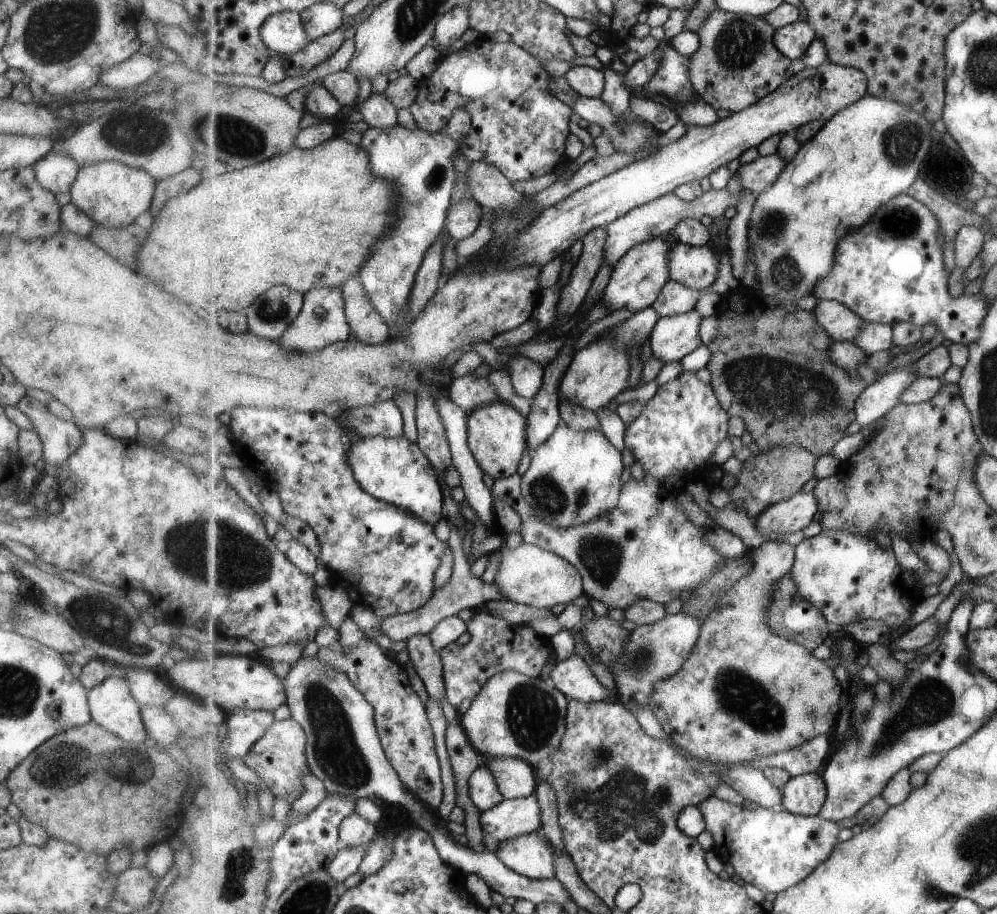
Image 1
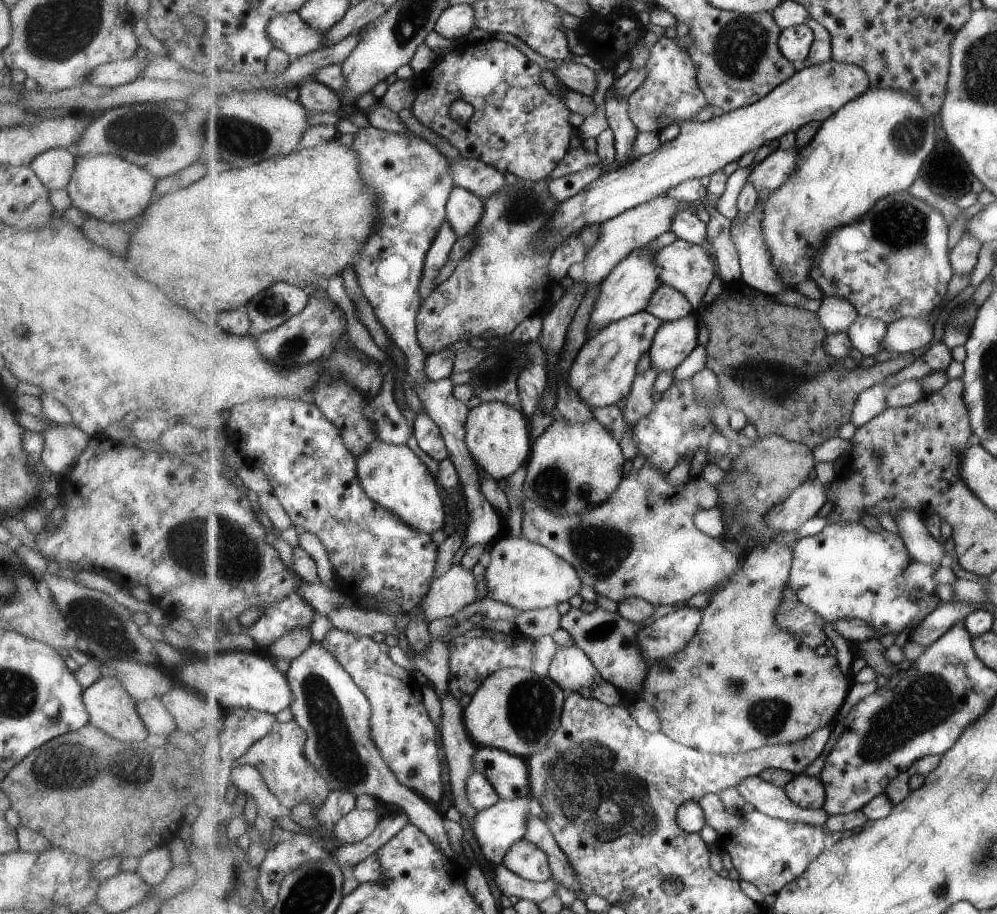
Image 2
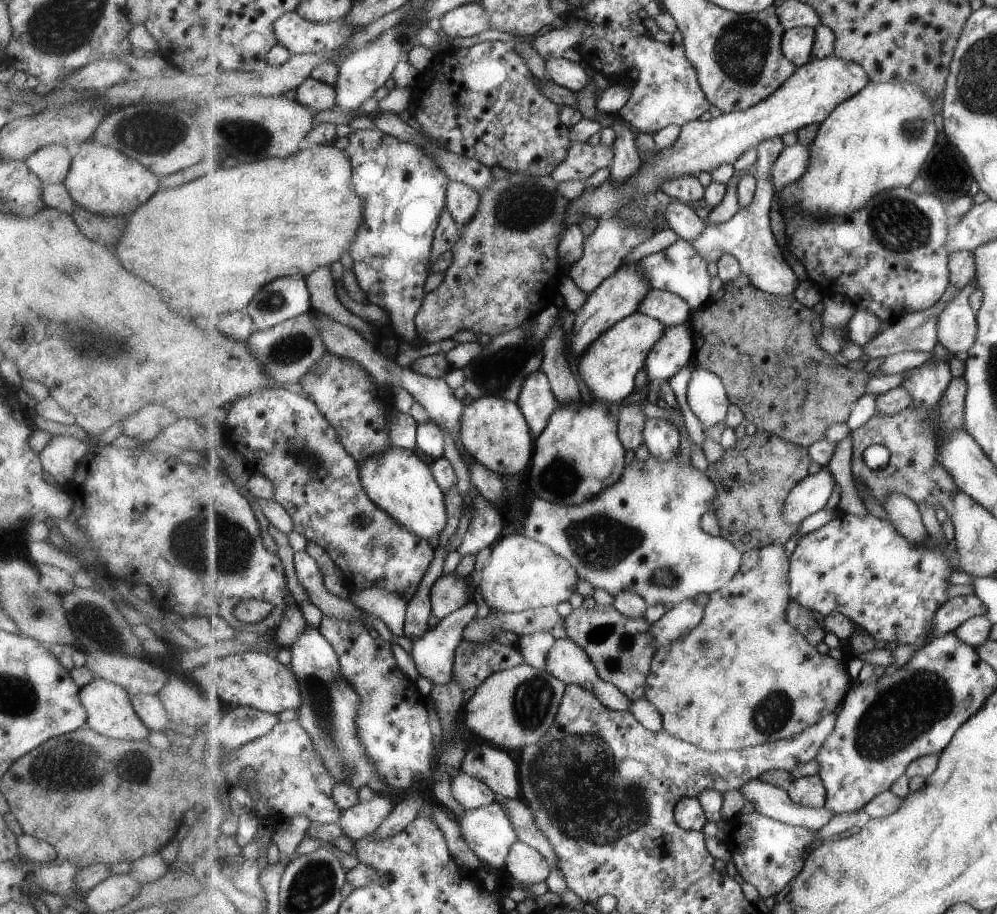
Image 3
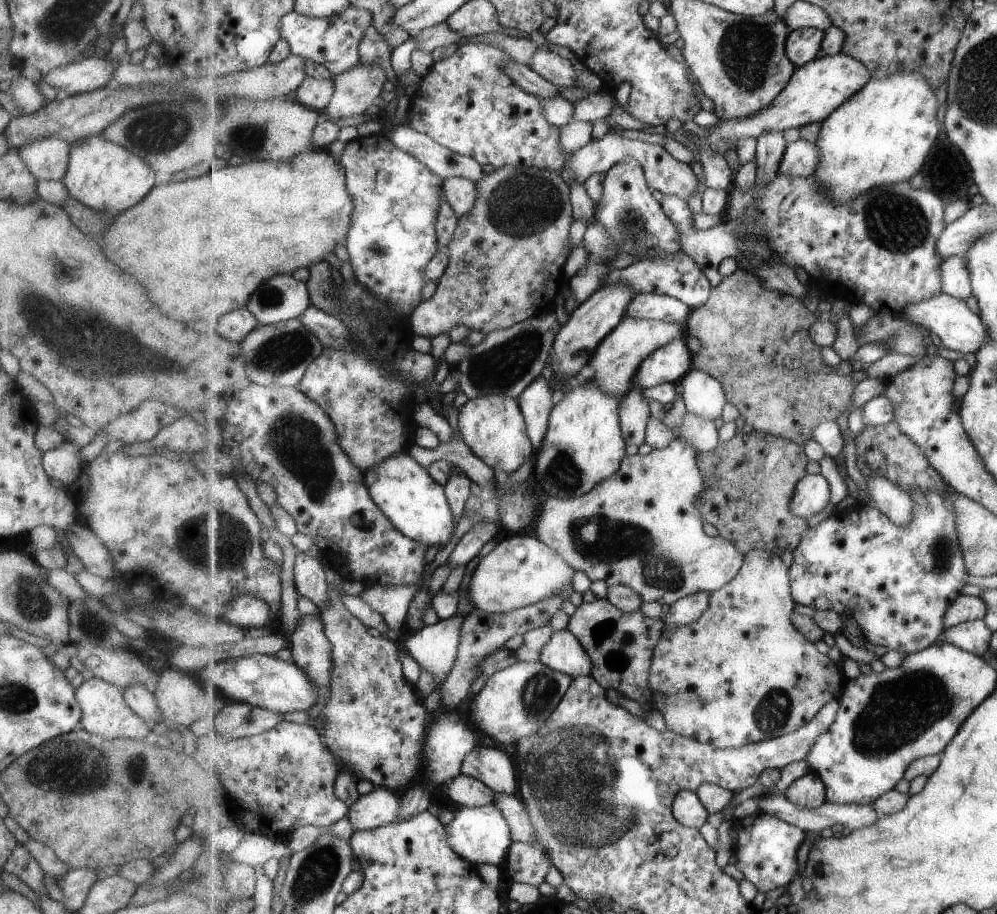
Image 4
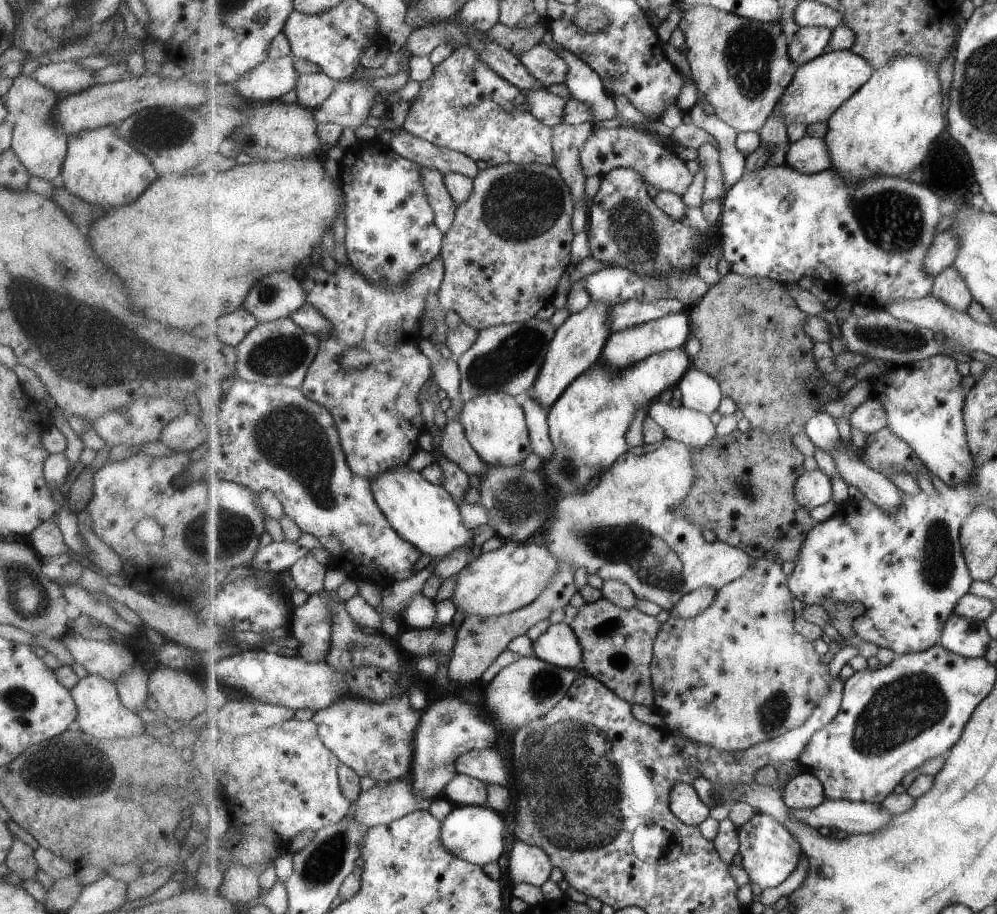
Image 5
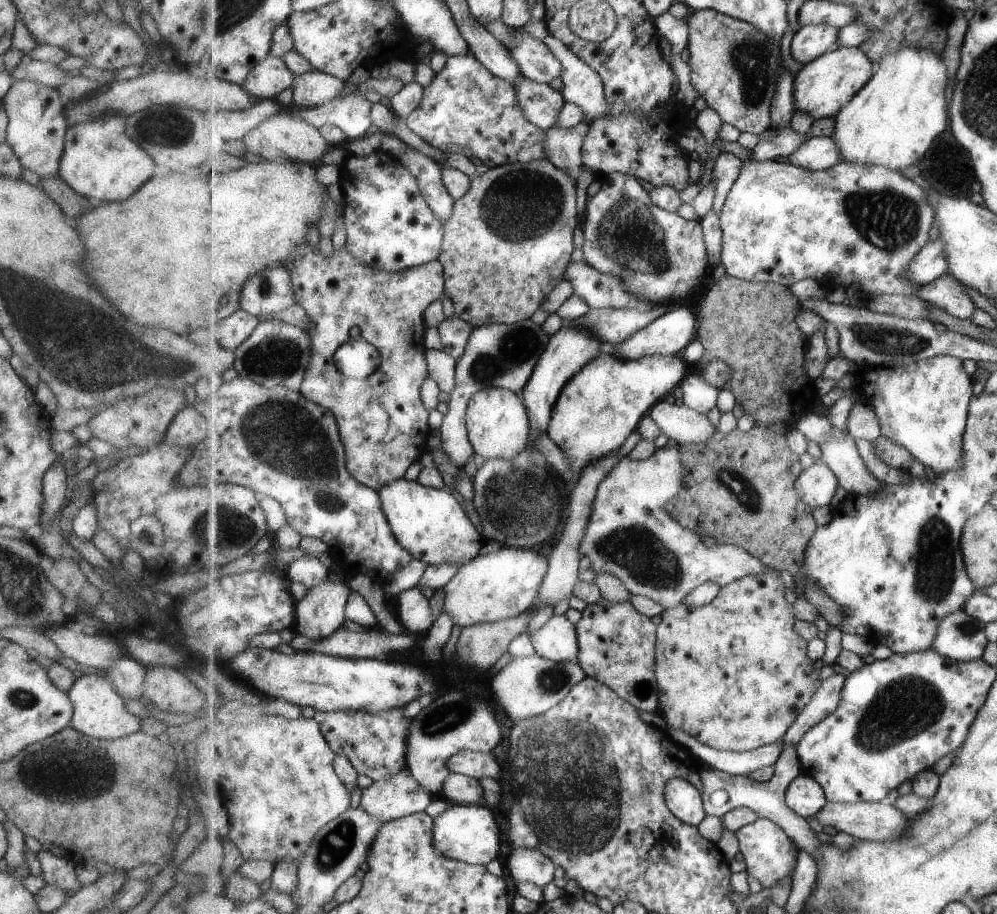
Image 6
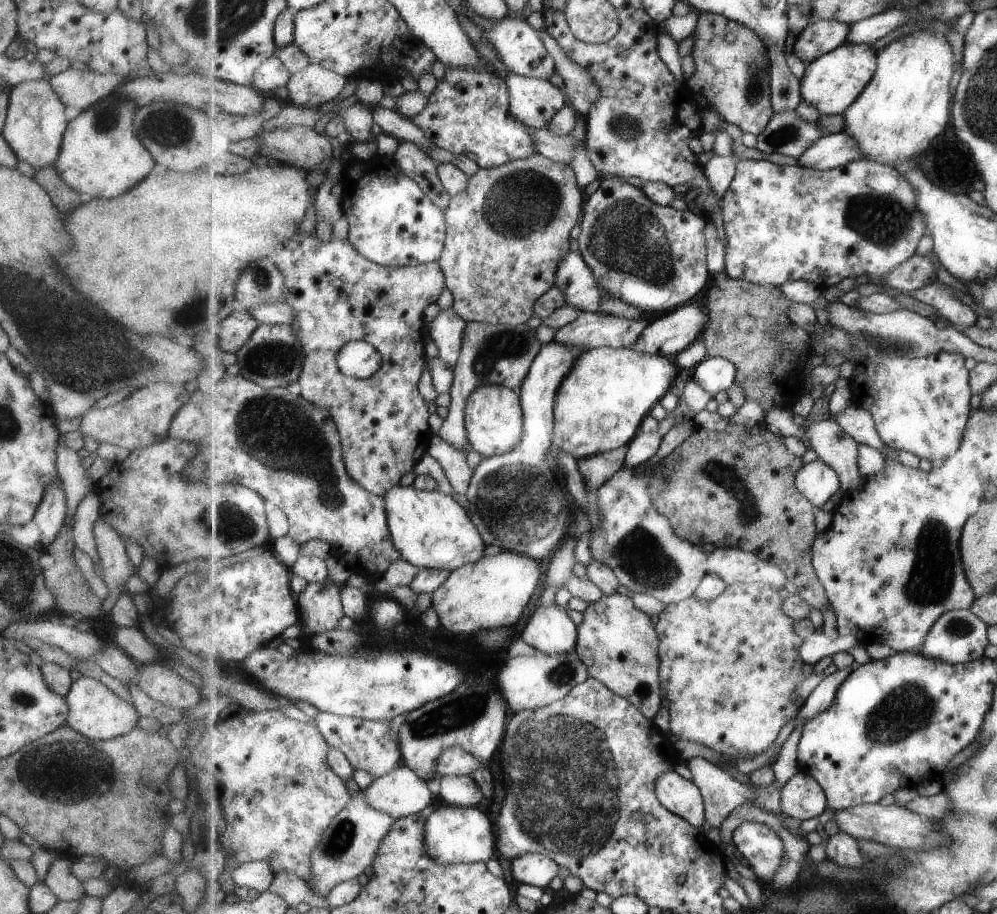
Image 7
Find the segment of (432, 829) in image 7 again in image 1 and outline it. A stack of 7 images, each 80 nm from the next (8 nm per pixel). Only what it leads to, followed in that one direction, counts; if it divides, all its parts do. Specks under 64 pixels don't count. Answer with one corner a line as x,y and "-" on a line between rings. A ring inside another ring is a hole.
535,793
529,797
504,799
494,808
483,811
480,820
484,848
497,854
503,842
540,829
541,806

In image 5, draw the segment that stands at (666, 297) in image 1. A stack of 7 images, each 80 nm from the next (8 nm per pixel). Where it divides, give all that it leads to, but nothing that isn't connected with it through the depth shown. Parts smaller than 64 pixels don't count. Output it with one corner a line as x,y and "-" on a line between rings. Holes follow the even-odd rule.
629,299
617,306
612,306
612,332
617,332
630,326
640,325
664,316
687,311
686,304
677,299
661,299
653,302
639,299

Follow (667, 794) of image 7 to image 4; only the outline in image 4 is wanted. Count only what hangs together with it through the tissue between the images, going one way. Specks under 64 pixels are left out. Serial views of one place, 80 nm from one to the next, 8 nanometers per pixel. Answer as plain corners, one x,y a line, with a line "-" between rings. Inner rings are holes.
681,791
674,800
675,818
686,827
703,828
709,814
696,792

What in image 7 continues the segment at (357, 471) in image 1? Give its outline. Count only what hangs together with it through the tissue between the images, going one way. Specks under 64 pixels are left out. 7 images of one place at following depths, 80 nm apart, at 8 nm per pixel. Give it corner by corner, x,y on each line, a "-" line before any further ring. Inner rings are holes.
413,484
394,486
385,496
388,525
402,558
415,566
453,572
463,565
481,560
486,542
471,520
467,509
453,496
441,491
422,491

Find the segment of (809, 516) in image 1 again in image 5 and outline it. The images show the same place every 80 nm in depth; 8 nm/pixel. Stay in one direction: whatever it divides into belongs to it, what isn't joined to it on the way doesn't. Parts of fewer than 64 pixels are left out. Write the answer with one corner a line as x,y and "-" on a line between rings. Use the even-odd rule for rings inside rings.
820,468
805,471
797,482
796,497
807,510
815,510
817,506
827,504
832,496
831,477
827,476

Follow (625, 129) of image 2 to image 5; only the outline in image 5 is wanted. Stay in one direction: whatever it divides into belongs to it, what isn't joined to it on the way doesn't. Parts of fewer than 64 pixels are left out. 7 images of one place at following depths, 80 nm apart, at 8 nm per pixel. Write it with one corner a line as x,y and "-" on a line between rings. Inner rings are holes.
636,168
613,169
604,176
600,187
598,195
589,202
588,210
590,226
587,232
593,258
602,262
610,262
615,267
630,268
648,277
658,277
659,273
670,275
677,267
680,269
696,268
694,254
699,251
698,246
703,240
703,234
691,228
685,220
677,220
669,216
662,208
658,208
653,190
643,175
636,171

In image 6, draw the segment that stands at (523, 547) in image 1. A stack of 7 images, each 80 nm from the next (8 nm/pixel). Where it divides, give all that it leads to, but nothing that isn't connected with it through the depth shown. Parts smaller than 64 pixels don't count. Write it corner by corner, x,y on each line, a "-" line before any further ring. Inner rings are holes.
501,546
499,550
488,555
477,555
459,569
459,572
444,586
447,593
444,608
453,615
454,624
459,625
462,630
472,624
494,623
513,618
533,606
549,571
550,559
547,559
542,551

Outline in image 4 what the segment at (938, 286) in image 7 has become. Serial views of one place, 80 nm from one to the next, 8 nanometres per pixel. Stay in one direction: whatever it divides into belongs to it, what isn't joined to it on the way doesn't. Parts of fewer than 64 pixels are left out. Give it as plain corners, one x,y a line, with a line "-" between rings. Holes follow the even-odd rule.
965,255
949,257
942,262
943,293
967,300
974,290
971,271
968,269

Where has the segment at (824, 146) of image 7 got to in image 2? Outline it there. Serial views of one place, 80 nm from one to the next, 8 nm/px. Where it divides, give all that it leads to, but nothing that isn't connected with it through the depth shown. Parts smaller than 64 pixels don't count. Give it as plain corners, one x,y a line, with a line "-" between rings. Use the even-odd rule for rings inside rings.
800,147
793,148
793,150
781,148
758,163
750,171
747,181
749,184
753,182
758,192
779,190
781,184
785,184
795,174
802,160

